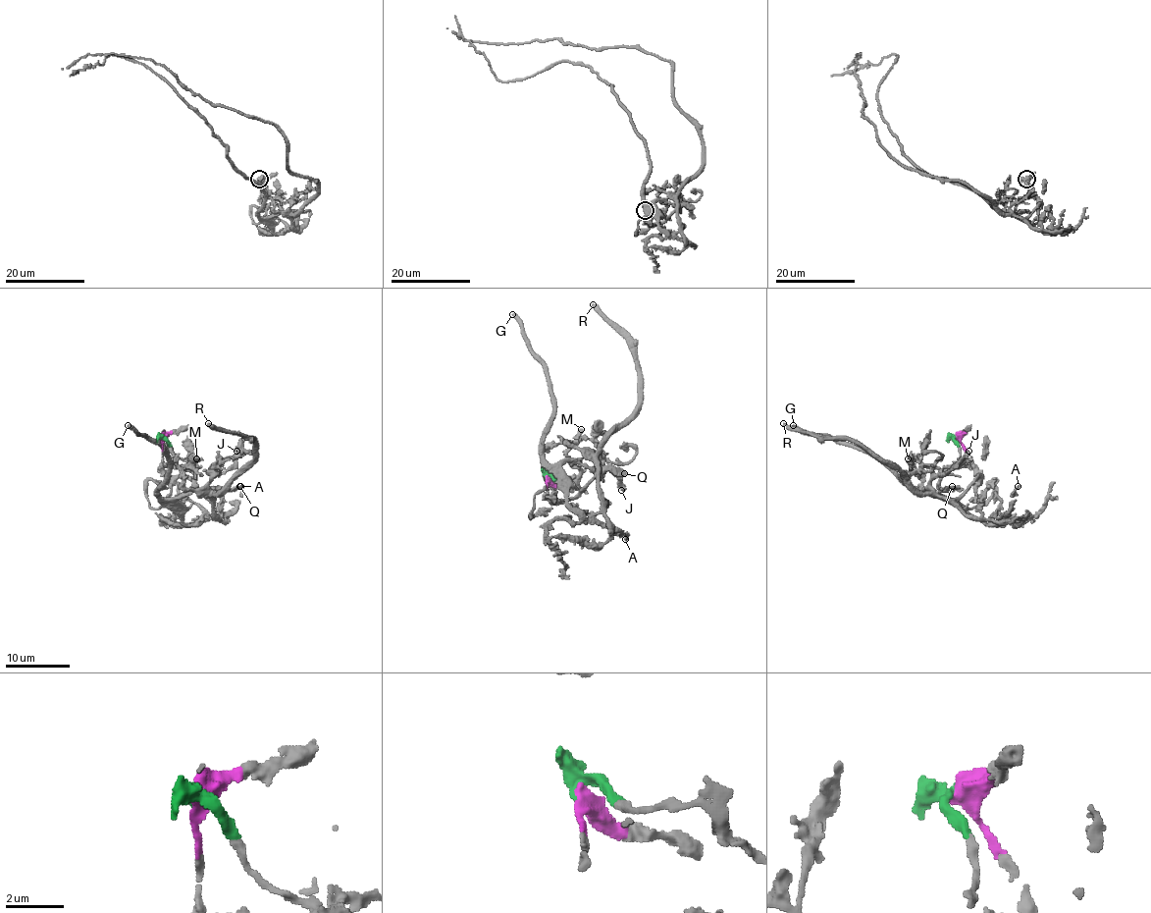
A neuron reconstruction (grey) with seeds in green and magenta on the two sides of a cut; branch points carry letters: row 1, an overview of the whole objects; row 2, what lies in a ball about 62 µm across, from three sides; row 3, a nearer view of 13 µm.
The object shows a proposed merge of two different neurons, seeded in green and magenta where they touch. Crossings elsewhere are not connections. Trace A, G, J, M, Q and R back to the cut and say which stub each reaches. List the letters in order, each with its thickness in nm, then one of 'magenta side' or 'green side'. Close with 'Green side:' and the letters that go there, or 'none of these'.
A: 200 nm | green side
G: 400 nm | green side
J: 260 nm | magenta side
M: 460 nm | green side
Q: 360 nm | green side
R: 460 nm | magenta side
Green side: A, G, M, Q

